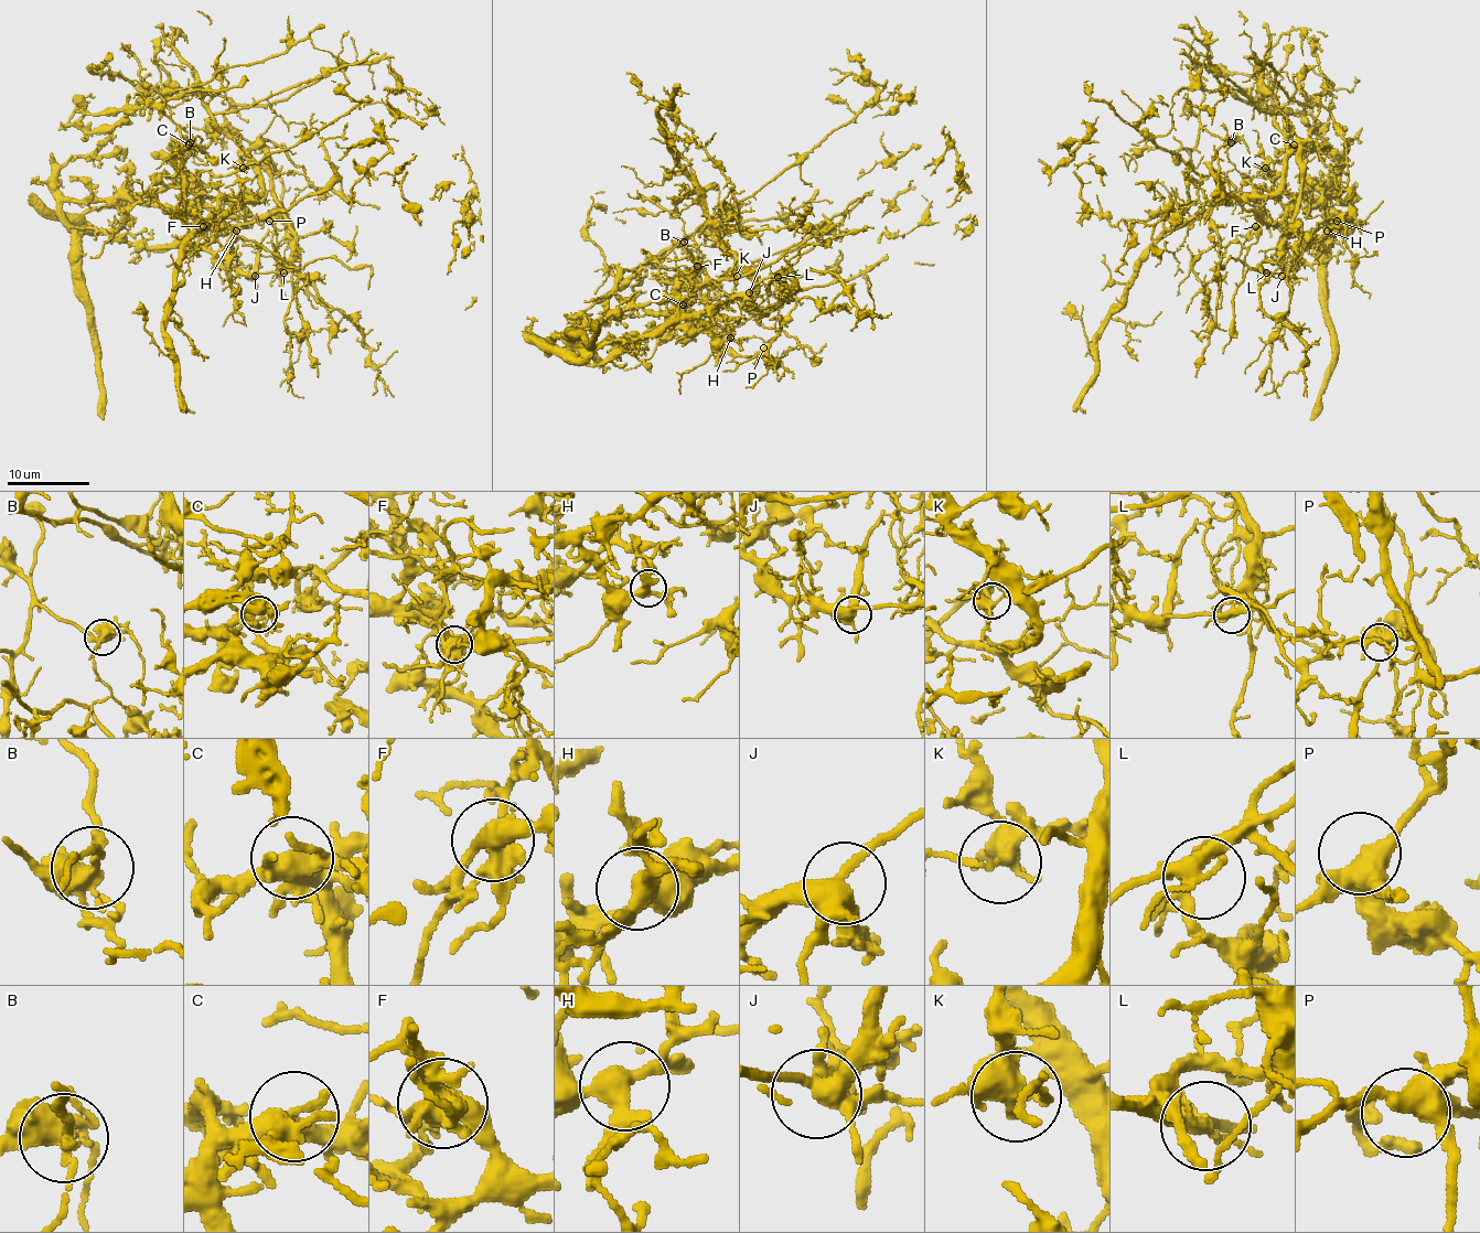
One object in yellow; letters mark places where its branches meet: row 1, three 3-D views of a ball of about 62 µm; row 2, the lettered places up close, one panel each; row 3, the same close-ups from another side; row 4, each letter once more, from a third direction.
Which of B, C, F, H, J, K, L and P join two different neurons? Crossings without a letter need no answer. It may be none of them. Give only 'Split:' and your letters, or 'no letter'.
Split: B, F, L

